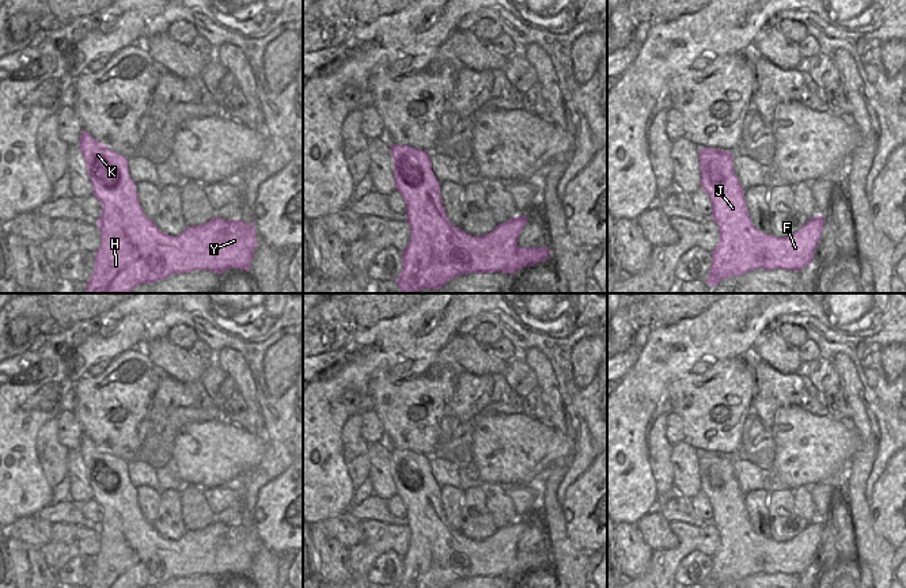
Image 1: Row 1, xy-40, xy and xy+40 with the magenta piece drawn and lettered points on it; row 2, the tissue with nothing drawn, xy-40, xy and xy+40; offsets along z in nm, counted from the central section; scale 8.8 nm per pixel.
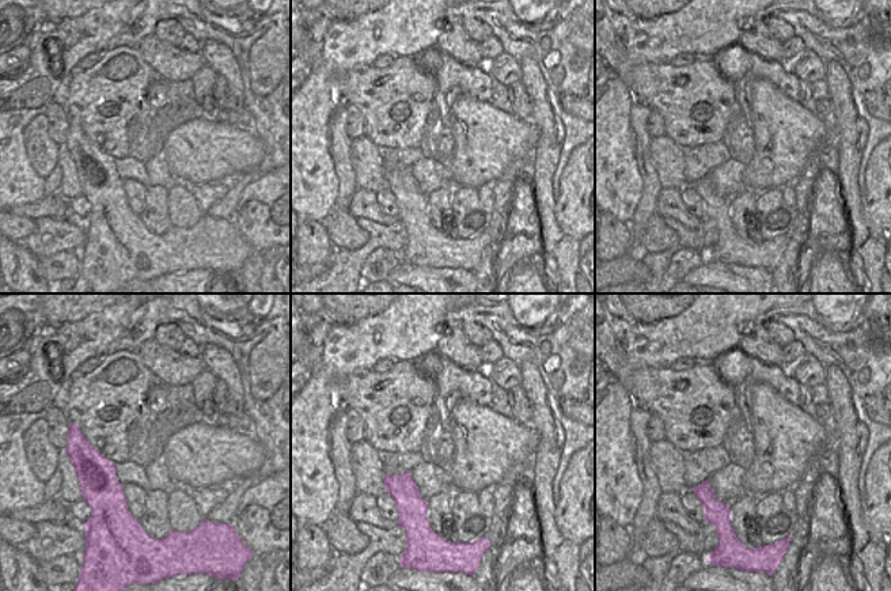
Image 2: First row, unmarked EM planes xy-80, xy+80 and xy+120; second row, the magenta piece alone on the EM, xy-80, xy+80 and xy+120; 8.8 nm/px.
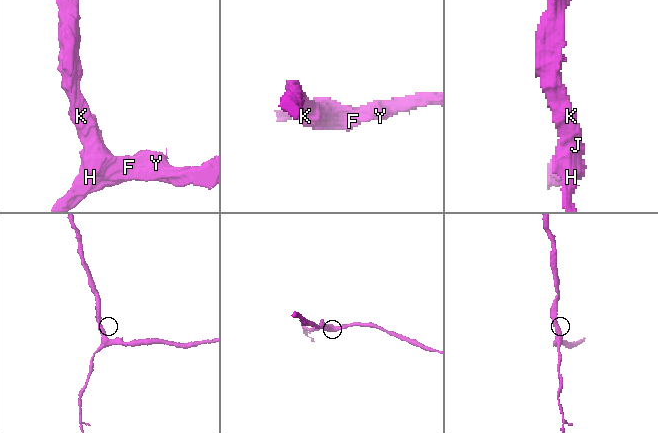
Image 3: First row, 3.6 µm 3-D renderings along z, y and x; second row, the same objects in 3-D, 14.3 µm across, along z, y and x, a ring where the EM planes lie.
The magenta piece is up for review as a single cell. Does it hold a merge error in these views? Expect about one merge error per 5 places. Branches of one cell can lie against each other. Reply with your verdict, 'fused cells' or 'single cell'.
single cell

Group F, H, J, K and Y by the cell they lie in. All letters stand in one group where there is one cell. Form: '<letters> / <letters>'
F H J K Y

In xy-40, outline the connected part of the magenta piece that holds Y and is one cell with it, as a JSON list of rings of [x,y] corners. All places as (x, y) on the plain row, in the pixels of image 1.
[[[81,435],[77,449],[86,464],[92,498],[102,508],[102,520],[95,524],[101,535],[101,550],[95,557],[95,573],[87,588],[153,588],[171,578],[192,574],[213,574],[220,578],[228,573],[250,574],[258,549],[254,517],[251,530],[243,524],[215,520],[202,530],[186,531],[178,540],[170,540],[144,519],[124,459],[109,454],[86,435]]]

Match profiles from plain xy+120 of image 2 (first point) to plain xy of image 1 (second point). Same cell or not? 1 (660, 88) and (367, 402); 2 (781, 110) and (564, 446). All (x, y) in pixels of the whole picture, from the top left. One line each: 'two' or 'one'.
1: two
2: one

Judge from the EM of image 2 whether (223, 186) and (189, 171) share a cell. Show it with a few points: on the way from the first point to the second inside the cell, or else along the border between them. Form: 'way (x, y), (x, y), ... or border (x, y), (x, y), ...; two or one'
border (223, 178), (192, 186); two

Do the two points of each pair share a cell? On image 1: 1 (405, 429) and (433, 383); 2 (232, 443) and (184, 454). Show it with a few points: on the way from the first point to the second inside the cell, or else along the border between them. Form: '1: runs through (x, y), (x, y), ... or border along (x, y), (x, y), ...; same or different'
1: runs through (406, 417), (408, 408), (421, 394); same
2: runs through (220, 450), (207, 455), (196, 455); same

